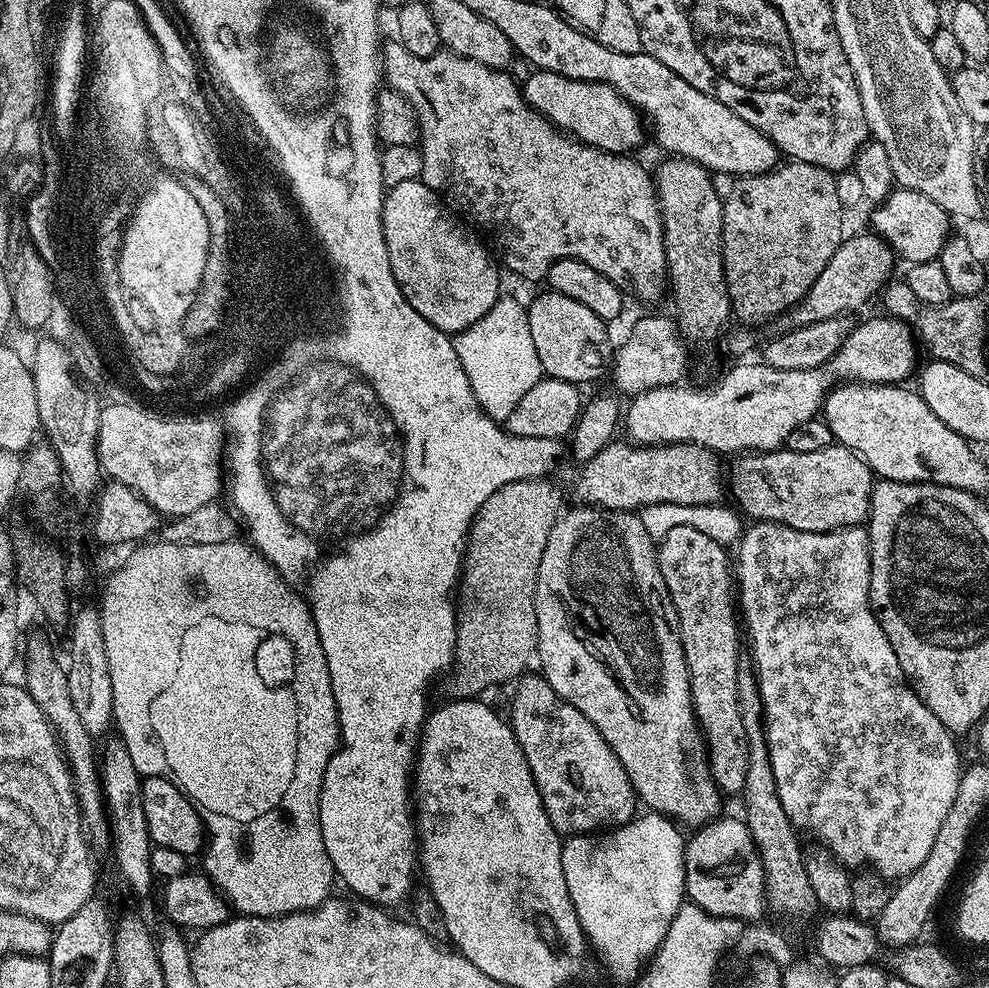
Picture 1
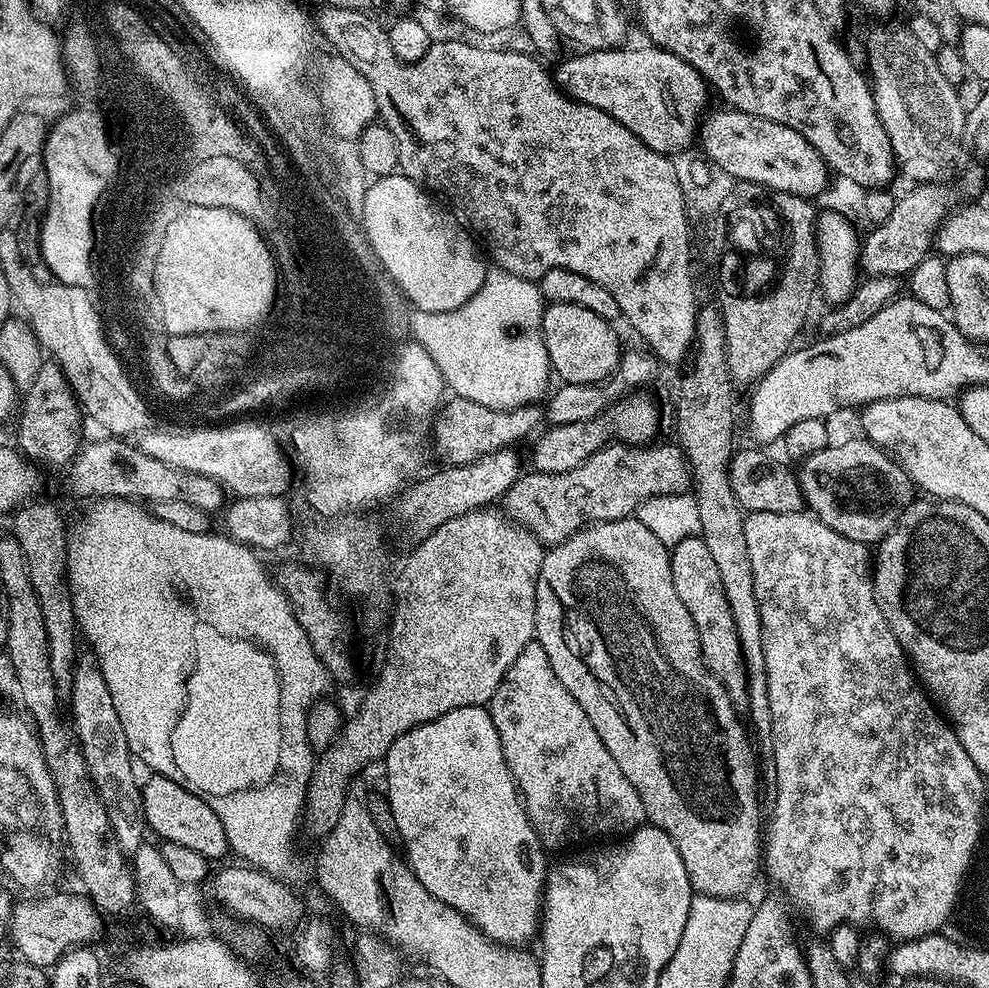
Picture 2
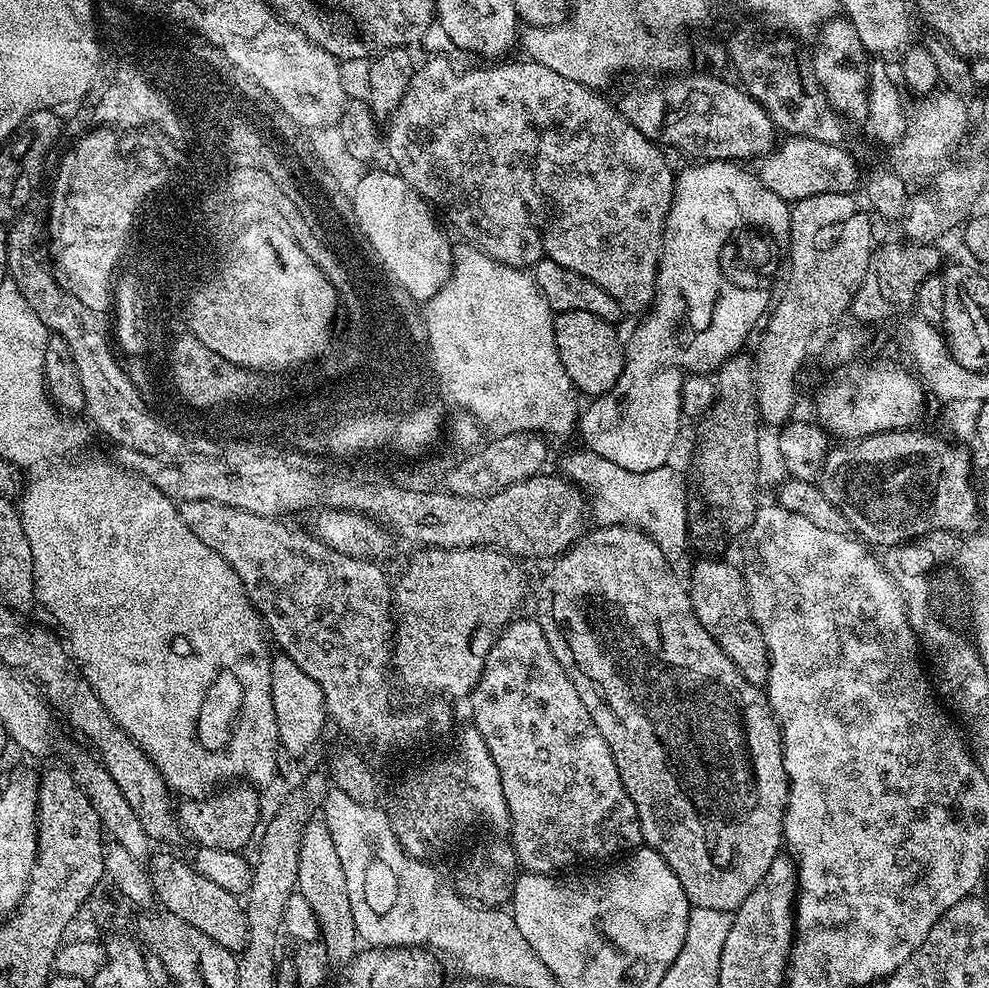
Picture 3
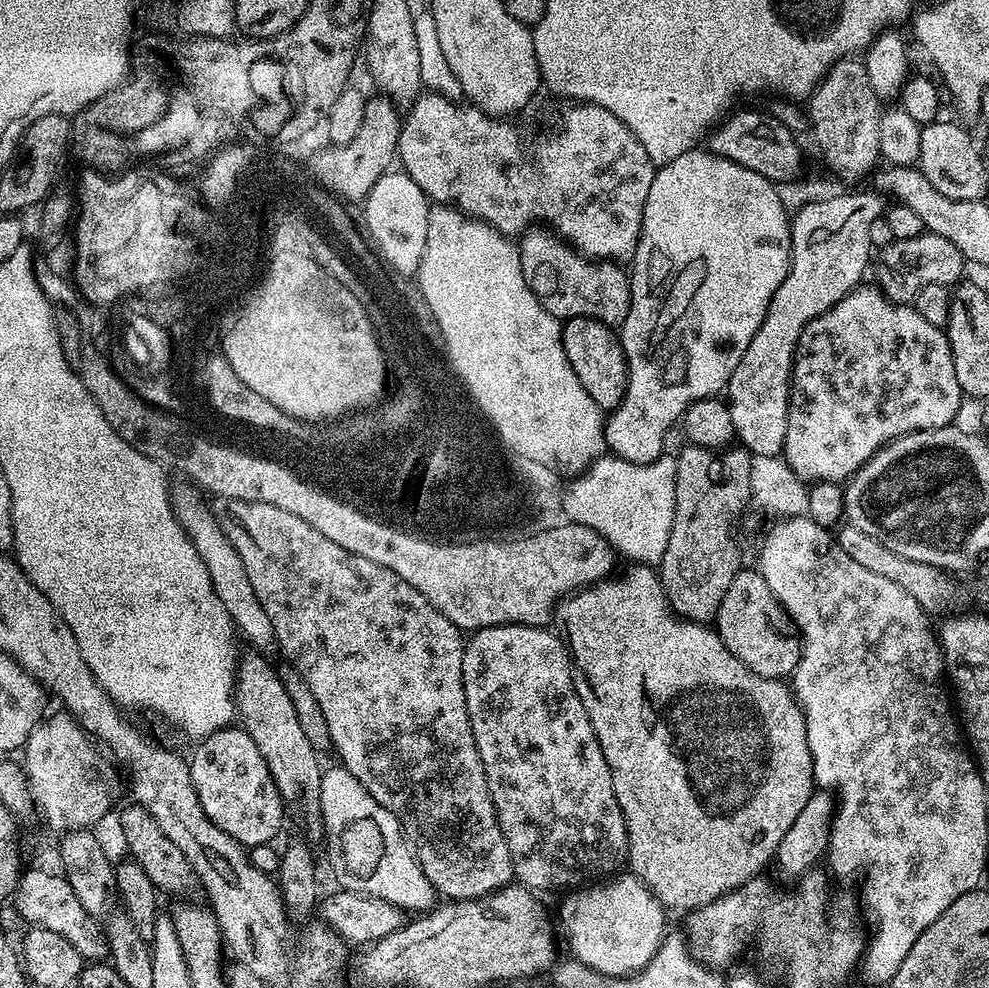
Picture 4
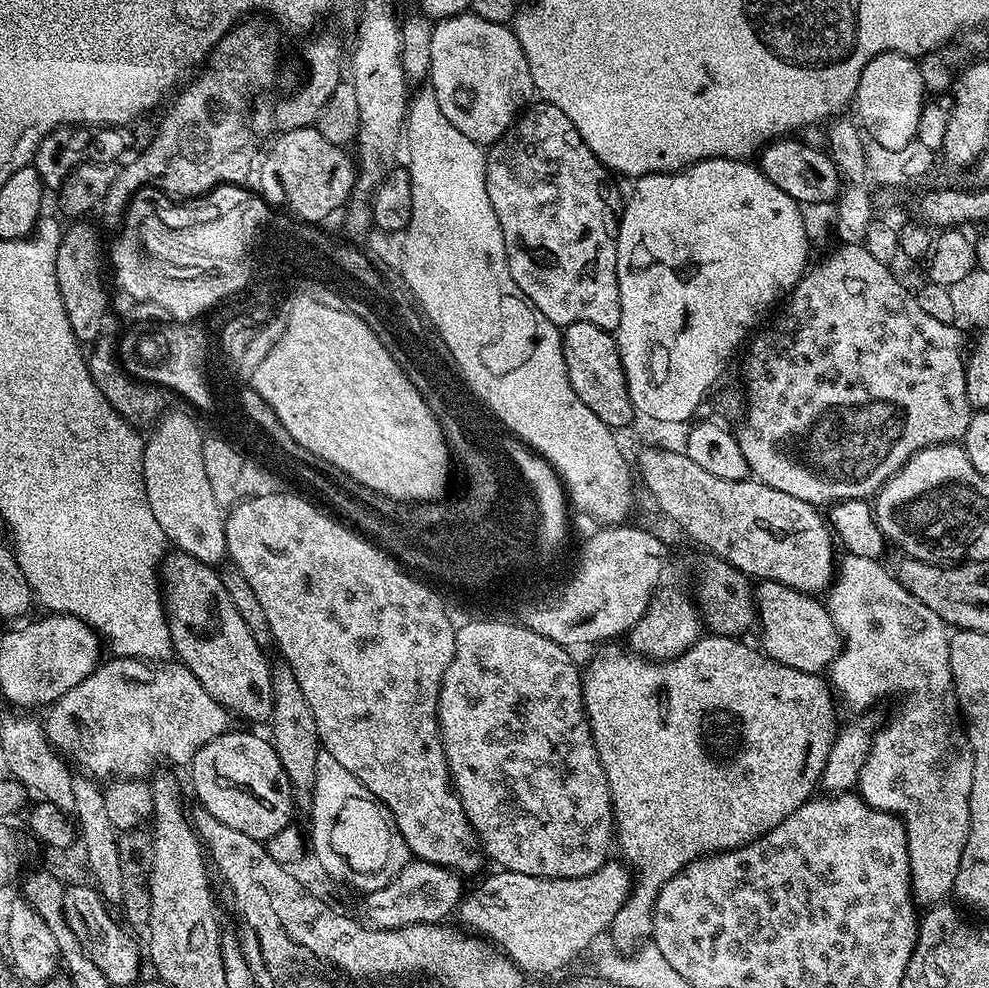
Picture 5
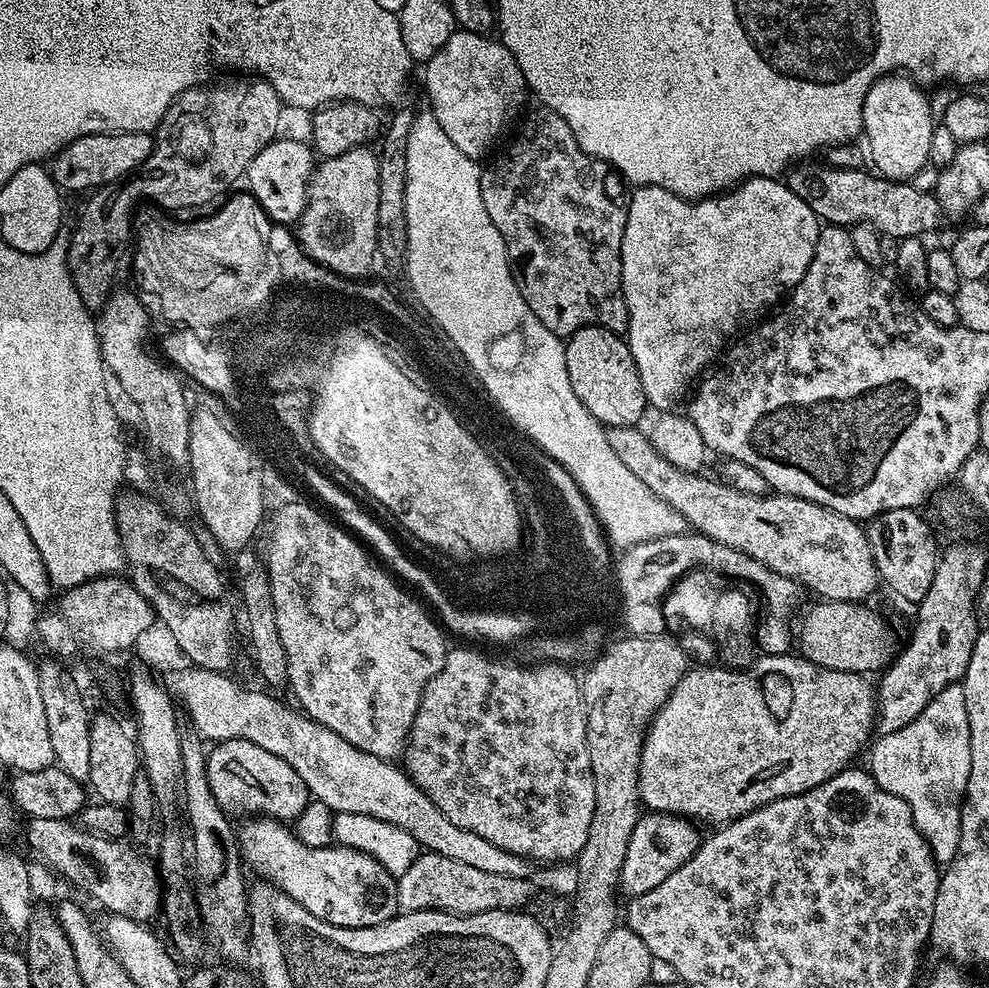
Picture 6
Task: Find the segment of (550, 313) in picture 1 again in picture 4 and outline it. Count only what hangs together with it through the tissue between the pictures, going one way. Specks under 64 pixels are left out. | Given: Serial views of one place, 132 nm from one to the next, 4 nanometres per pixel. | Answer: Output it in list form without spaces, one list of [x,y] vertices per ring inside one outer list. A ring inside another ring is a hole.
[[[579,316],[563,321],[560,337],[566,358],[574,374],[578,374],[578,382],[582,382],[586,394],[590,394],[602,410],[619,408],[628,392],[628,360],[624,357],[619,335],[600,320]]]

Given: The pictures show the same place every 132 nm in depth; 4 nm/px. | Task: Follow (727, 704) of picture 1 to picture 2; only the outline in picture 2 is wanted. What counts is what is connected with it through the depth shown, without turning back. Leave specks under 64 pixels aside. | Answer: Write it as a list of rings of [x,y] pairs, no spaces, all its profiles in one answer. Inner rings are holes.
[[[700,535],[682,538],[682,542],[671,545],[670,555],[674,590],[678,590],[682,606],[686,606],[686,610],[690,610],[690,618],[694,618],[694,626],[698,630],[700,656],[714,674],[714,678],[722,682],[737,709],[747,709],[748,675],[744,669],[742,646],[738,642],[738,630],[734,630],[734,617],[730,615],[730,606],[722,590],[722,578],[718,578],[718,566],[714,566],[714,557]]]

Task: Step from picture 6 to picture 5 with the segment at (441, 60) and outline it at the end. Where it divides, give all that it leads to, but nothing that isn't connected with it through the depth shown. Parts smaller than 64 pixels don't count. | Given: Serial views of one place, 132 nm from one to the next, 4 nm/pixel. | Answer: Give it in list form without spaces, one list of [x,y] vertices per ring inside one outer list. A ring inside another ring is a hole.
[[[471,10],[441,19],[435,25],[430,46],[430,62],[430,88],[438,98],[438,106],[442,106],[442,114],[446,114],[446,118],[450,118],[450,122],[454,122],[454,126],[458,126],[462,134],[466,134],[466,138],[481,146],[495,144],[521,115],[522,109],[529,103],[527,100],[534,96],[528,59],[515,31],[508,24],[495,24]]]

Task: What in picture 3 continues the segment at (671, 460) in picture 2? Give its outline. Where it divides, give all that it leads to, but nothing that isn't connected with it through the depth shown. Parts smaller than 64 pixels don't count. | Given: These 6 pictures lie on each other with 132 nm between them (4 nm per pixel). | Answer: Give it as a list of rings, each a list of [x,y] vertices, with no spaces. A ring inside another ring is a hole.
[[[537,474],[531,476],[530,479],[518,482],[514,486],[510,486],[501,492],[495,492],[495,494],[492,496],[453,496],[449,492],[445,492],[442,496],[421,496],[413,495],[413,489],[410,492],[401,492],[397,491],[396,487],[363,487],[358,493],[358,510],[362,515],[370,516],[373,520],[387,526],[393,533],[395,533],[397,537],[400,535],[405,536],[405,538],[408,540],[413,540],[413,542],[416,543],[416,546],[423,546],[425,548],[501,548],[504,552],[508,552],[517,558],[525,558],[524,556],[537,556],[537,558],[540,560],[546,559],[547,556],[556,558],[567,552],[573,544],[577,543],[577,541],[579,541],[581,537],[585,535],[586,527],[584,528],[584,523],[589,523],[590,520],[590,504],[583,491],[577,488],[571,480],[560,474],[555,474],[556,476],[544,475],[545,474]]]

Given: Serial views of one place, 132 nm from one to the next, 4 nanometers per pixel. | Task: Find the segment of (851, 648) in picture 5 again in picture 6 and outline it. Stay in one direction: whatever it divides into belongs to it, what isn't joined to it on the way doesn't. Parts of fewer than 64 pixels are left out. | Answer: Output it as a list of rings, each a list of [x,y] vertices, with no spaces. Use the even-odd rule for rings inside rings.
[[[963,683],[946,686],[909,725],[895,730],[894,733],[881,735],[871,745],[871,748],[873,760],[870,771],[872,777],[878,782],[878,786],[882,786],[882,790],[902,798],[910,806],[914,822],[926,838],[937,865],[951,864],[960,841],[960,810],[964,806],[964,793],[968,791],[968,779],[972,765],[970,722],[966,714],[966,694]]]

